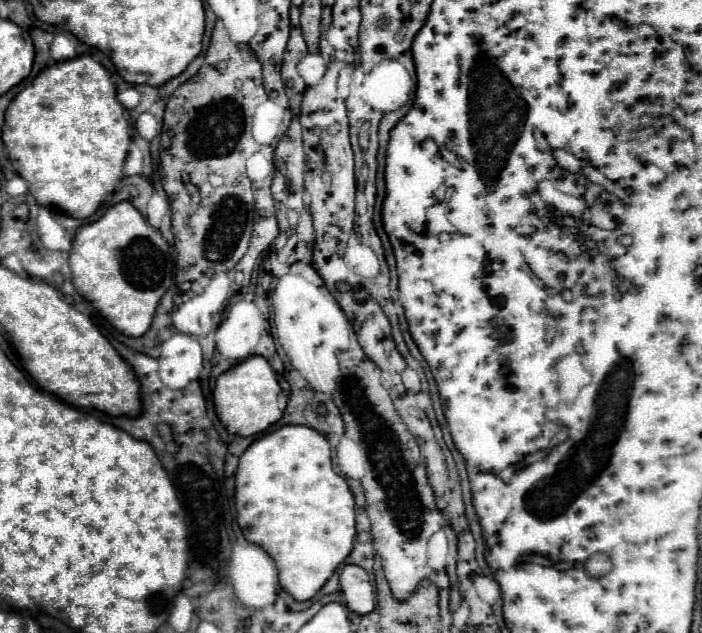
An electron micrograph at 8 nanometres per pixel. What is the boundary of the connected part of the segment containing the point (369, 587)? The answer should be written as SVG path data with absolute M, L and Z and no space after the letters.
M344 565L340 571L340 587L350 611L366 615L374 609L374 585L362 567Z

